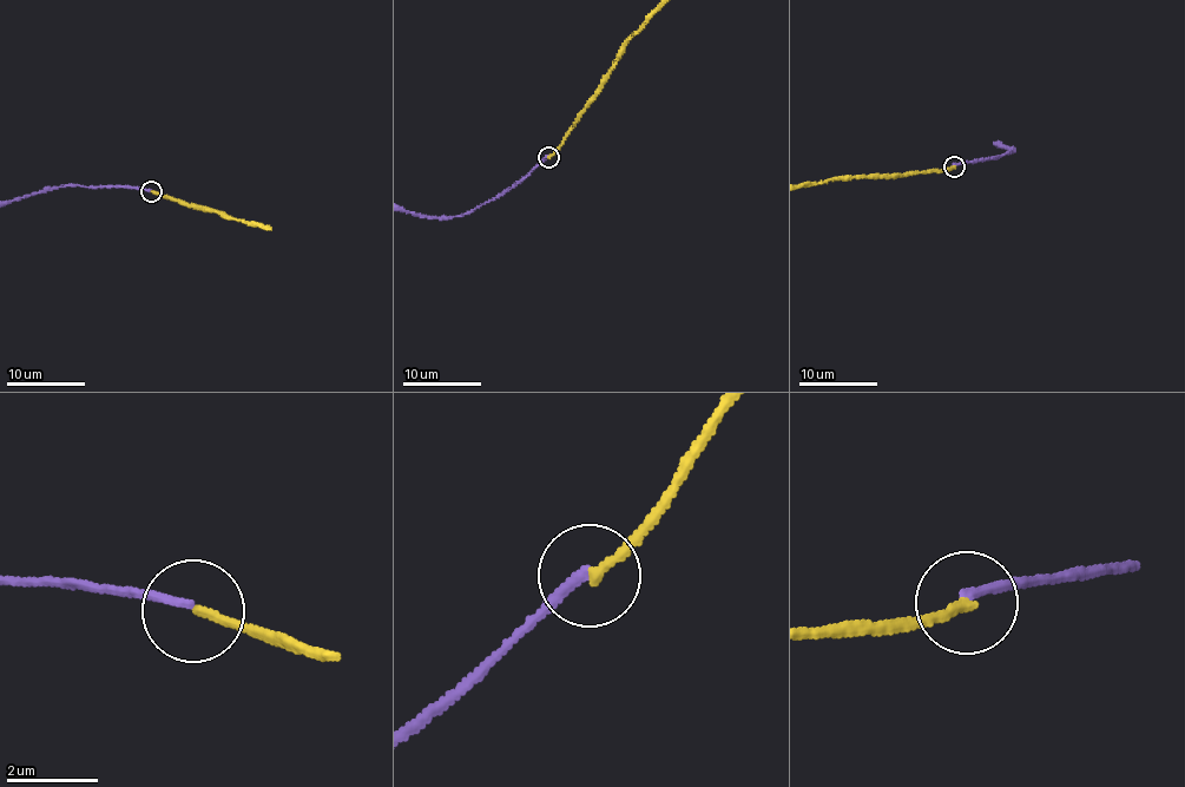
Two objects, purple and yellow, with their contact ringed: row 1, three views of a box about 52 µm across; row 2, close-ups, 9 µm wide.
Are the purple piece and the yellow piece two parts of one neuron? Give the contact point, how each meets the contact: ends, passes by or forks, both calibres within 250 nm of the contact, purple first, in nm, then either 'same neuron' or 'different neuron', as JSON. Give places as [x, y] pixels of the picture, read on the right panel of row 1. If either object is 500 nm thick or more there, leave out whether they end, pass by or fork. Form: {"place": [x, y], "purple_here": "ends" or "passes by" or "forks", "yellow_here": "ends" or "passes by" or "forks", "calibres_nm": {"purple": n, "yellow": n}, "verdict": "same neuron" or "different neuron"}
{"place": [954, 166], "purple_here": "ends", "yellow_here": "ends", "calibres_nm": {"purple": 190, "yellow": 200}, "verdict": "different neuron"}

